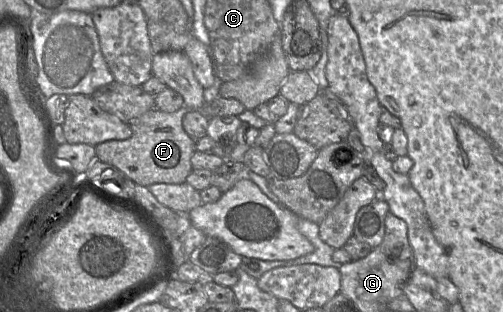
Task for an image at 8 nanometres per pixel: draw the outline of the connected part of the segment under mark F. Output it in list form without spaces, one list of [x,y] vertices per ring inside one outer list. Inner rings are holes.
[[[182,106],[175,112],[163,112],[156,108],[145,112],[128,123],[132,135],[124,140],[109,140],[96,145],[96,158],[117,167],[135,184],[182,184],[193,170],[191,157],[194,153],[192,138],[182,126],[183,116],[190,111]]]

